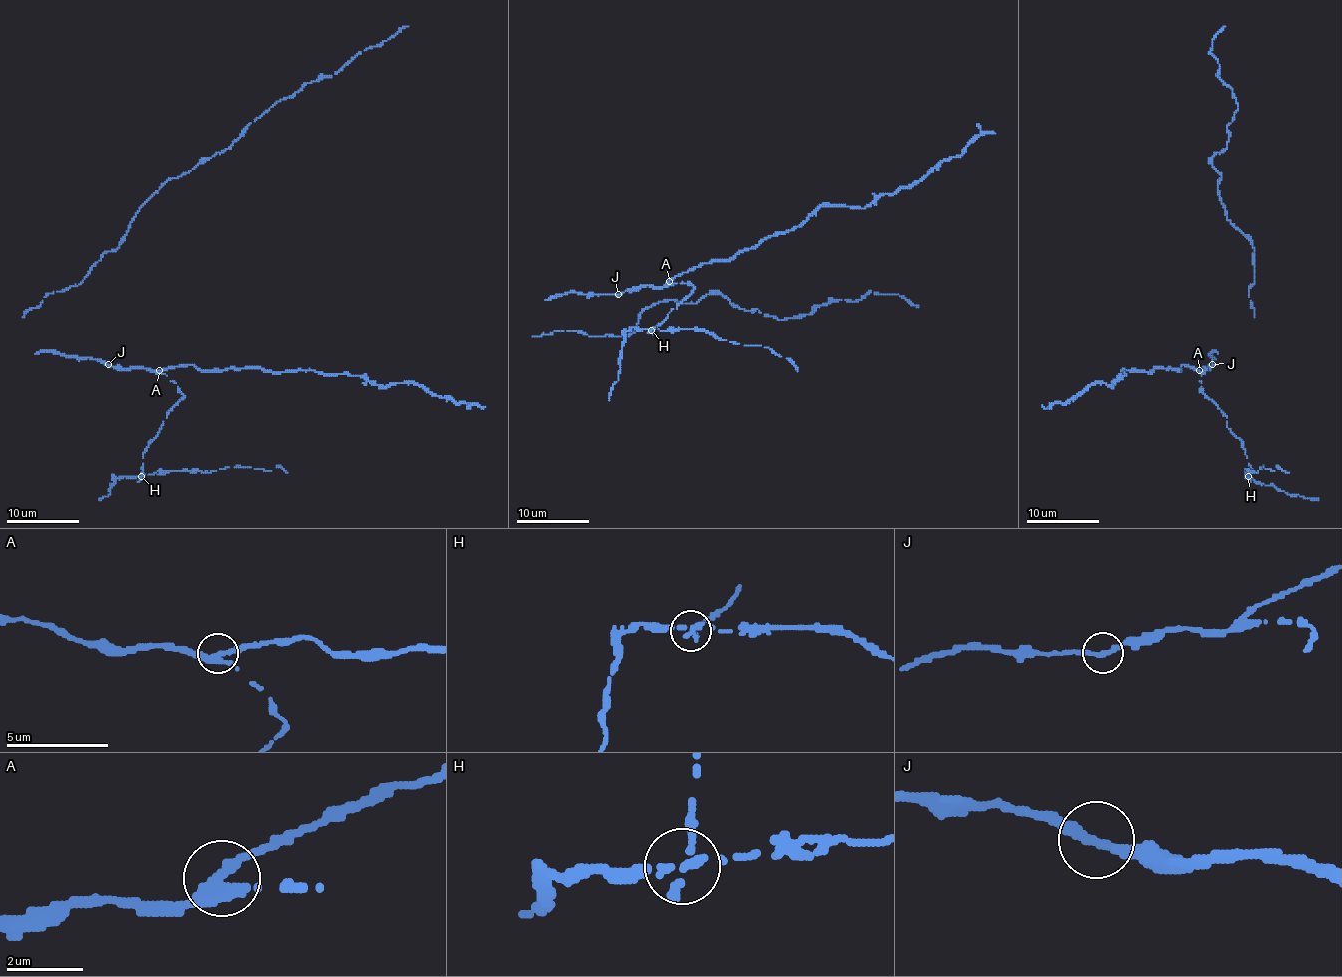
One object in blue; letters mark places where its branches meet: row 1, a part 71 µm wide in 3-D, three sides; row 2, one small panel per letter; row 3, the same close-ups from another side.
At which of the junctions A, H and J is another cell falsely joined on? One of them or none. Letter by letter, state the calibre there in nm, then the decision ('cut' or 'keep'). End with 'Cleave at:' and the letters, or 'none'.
A: calibre 280 nm; keep
H: calibre 220 nm; cut
J: calibre 280 nm; keep
Cleave at: H

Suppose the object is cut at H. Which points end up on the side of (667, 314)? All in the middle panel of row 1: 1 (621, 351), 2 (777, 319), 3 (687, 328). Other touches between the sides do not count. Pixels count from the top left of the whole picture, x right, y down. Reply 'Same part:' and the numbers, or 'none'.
Same part: 2

